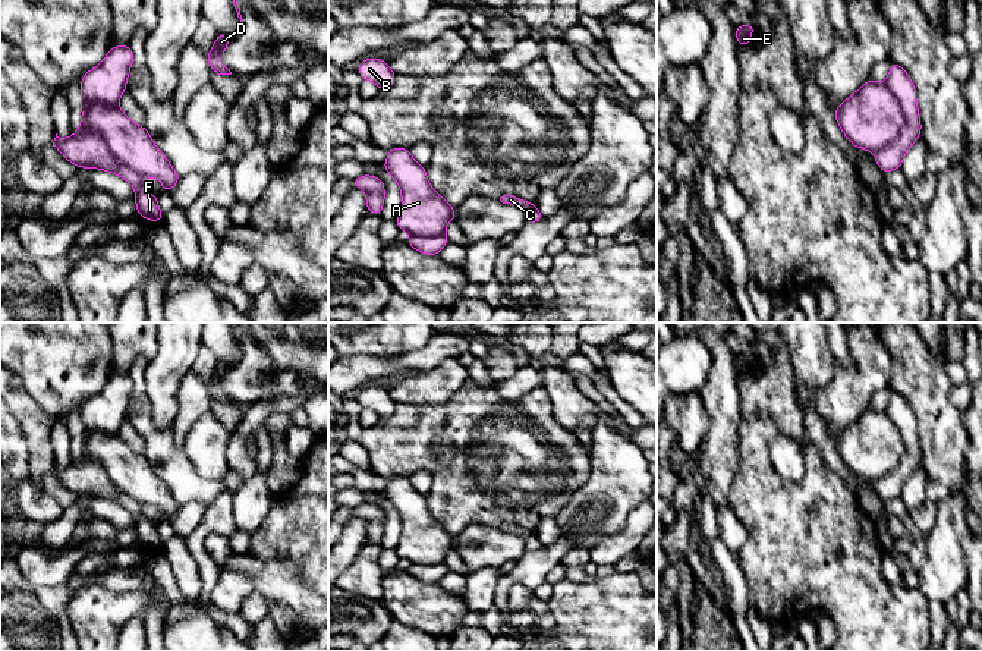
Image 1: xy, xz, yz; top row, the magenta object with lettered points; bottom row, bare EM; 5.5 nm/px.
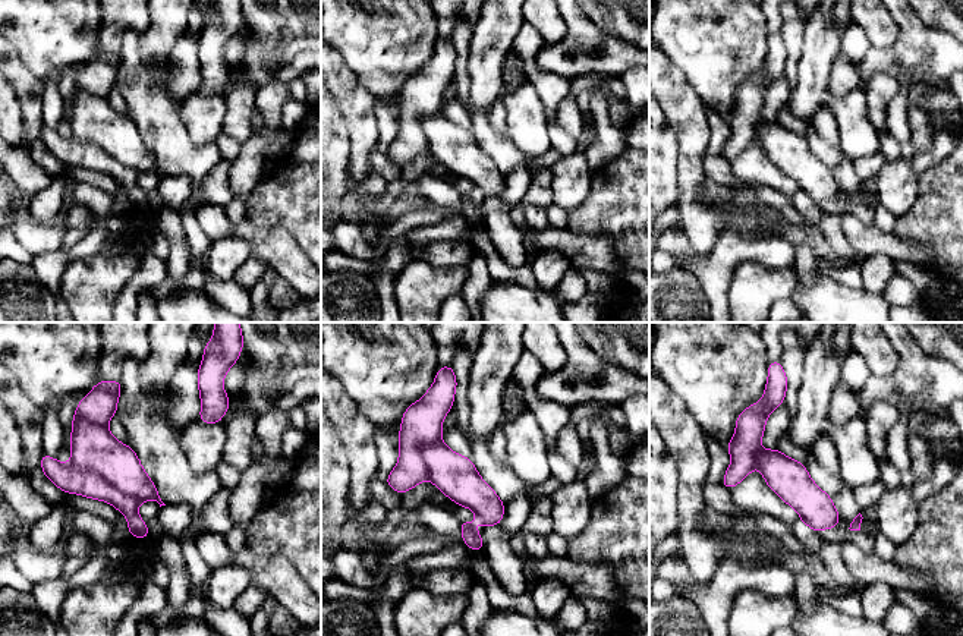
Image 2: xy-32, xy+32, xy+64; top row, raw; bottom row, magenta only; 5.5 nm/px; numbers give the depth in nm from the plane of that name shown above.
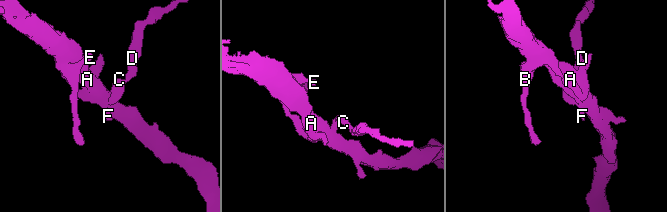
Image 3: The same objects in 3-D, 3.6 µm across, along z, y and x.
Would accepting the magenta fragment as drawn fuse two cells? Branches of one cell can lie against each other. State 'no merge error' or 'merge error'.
merge error

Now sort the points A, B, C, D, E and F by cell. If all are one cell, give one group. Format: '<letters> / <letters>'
A / B C D E F

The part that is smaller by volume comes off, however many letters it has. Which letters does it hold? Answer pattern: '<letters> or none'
B, C, D, E, F

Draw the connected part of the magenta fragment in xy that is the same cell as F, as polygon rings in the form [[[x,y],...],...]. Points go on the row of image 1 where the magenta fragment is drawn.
[[[130,45],[110,47],[104,60],[82,76],[82,122],[76,128],[78,132],[66,139],[60,139],[56,133],[53,147],[78,169],[101,169],[123,177],[136,192],[135,205],[138,207],[138,216],[160,223],[163,213],[155,195],[147,191],[144,176],[117,161],[103,138],[85,120],[86,110],[94,104],[119,104],[122,94],[126,91],[132,63],[133,53]]]

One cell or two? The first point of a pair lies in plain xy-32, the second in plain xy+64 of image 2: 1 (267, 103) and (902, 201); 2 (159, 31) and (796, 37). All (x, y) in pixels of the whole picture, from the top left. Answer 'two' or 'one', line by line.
1: one
2: two

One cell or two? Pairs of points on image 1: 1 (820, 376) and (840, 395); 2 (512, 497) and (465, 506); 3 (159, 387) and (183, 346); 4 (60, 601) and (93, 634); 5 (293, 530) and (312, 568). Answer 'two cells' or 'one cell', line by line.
1: two cells
2: one cell
3: one cell
4: two cells
5: one cell

